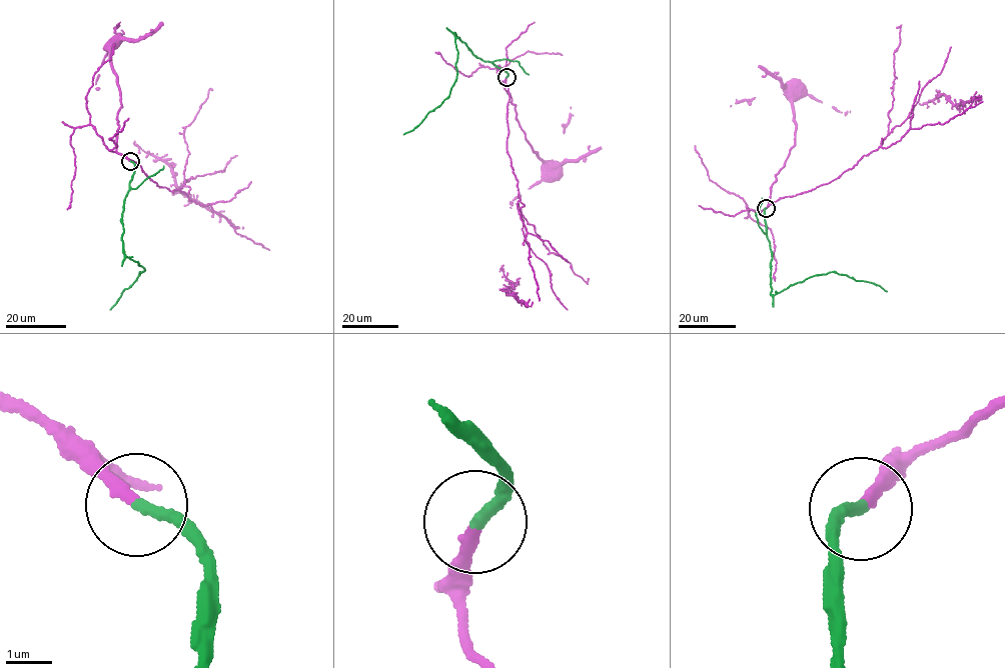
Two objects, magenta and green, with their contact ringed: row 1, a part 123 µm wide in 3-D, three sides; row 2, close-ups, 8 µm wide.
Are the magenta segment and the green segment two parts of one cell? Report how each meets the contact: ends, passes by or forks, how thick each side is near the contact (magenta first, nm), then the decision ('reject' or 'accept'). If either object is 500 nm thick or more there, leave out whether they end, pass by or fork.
magenta ends there; green ends there; 240 nm thick on the magenta side, 240 nm on the other; accept

